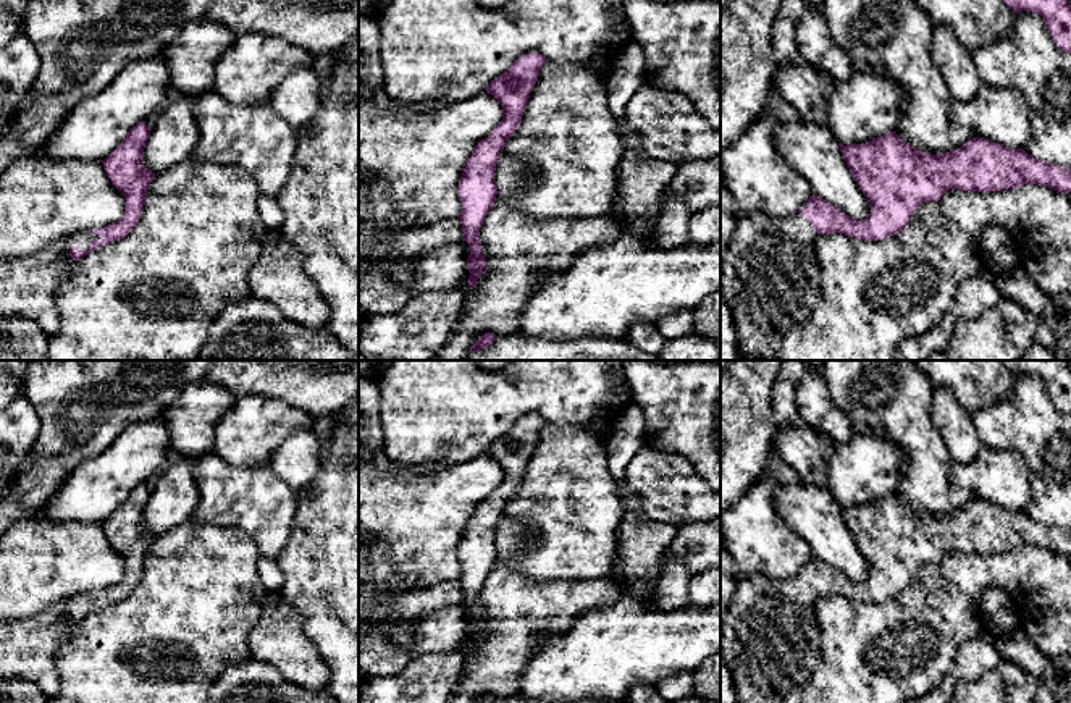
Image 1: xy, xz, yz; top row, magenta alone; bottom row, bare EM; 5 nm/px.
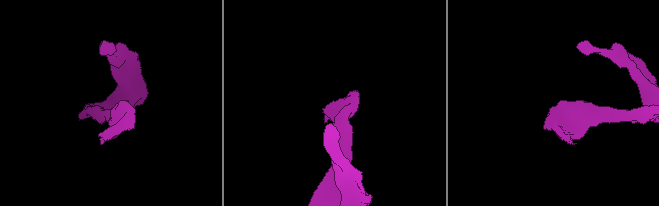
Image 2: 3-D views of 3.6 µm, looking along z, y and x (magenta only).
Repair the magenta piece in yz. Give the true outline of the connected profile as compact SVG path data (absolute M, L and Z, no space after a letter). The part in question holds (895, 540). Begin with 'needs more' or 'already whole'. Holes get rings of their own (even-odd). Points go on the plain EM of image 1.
needs more; M888 493L866 506L840 507L861 554L871 566L864 582L855 582L813 556L793 579L750 575L737 579L724 619L722 659L729 666L738 703L783 703L785 695L809 680L821 658L821 627L816 614L819 596L840 595L863 603L880 603L898 596L922 564L935 562L950 551L995 554L1024 546L1040 546L1069 556L1071 532L1034 520L1024 511L1008 511L984 499L972 499L960 511L932 517L903 504Z

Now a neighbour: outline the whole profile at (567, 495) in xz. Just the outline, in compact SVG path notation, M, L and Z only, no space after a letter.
M546 422L504 512L536 532L514 564L525 577L544 582L611 575L625 509L594 431Z

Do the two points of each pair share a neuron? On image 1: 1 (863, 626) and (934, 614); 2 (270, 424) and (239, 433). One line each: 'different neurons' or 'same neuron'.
1: same neuron
2: same neuron

